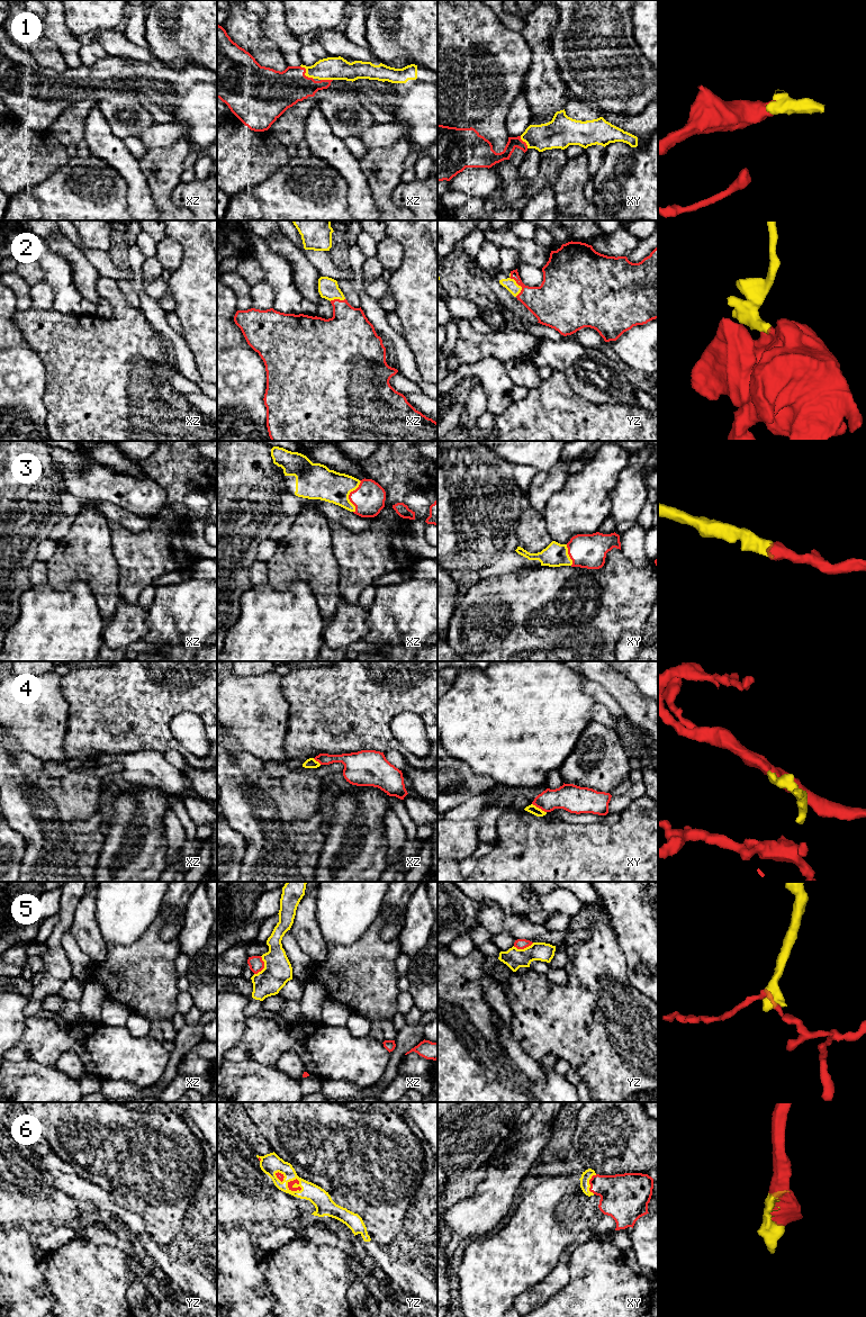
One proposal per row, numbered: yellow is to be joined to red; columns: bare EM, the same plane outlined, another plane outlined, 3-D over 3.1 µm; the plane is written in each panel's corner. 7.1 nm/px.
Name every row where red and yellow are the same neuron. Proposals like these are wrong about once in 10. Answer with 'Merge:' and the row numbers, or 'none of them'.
Merge: 1, 2, 3, 6

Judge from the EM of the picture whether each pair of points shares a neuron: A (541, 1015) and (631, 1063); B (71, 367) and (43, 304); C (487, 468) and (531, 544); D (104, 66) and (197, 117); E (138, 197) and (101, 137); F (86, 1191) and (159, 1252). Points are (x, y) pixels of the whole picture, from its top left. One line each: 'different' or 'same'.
A: same
B: different
C: different
D: same
E: same
F: same

